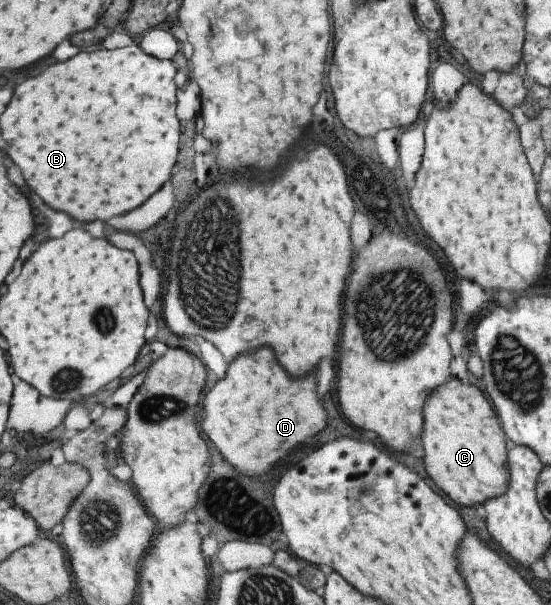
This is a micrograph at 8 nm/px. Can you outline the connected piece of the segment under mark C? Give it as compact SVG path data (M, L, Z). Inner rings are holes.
M459 378L452 379L445 387L429 396L425 405L425 425L422 432L423 458L426 473L434 483L458 505L475 507L484 505L493 497L501 497L509 491L511 467L508 450L510 442L503 431L500 419L491 407L489 399L475 385L465 385Z

